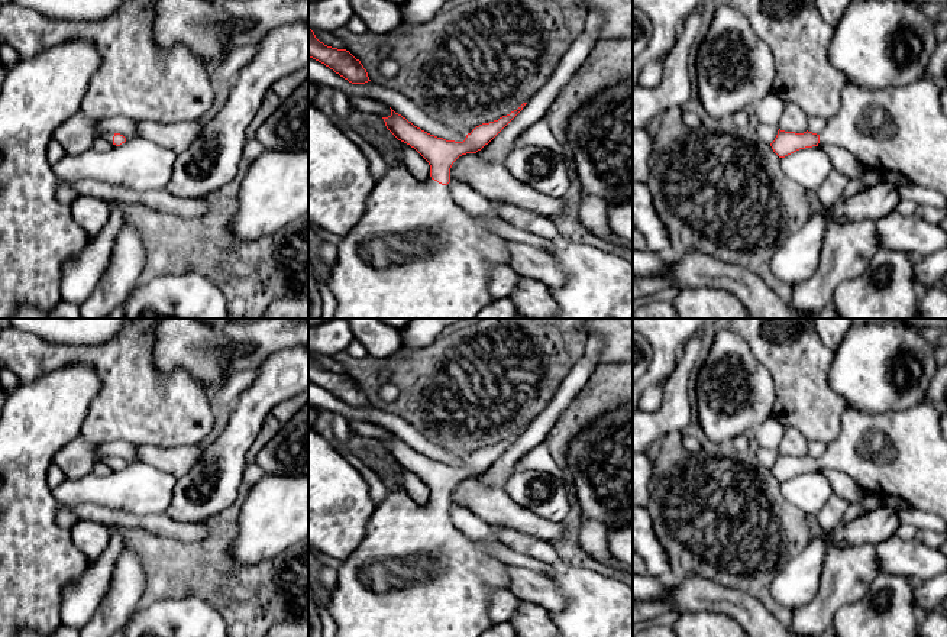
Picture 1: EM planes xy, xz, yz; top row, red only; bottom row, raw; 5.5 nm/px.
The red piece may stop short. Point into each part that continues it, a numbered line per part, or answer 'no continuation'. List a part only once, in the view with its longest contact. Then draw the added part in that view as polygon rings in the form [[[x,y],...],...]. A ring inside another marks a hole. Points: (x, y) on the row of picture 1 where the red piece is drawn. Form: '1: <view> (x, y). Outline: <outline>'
1: xz (414, 254). Outline: [[[390,166],[382,180],[371,188],[365,213],[337,245],[337,259],[327,278],[327,285],[336,298],[334,318],[476,318],[494,301],[488,287],[489,271],[495,265],[508,265],[510,242],[456,204],[446,185],[434,180],[421,182],[407,168]]]

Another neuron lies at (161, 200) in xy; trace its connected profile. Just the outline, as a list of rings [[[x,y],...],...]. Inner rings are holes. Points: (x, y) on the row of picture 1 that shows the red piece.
[[[77,180],[67,182],[80,195],[93,195],[116,206],[117,203],[138,203],[145,204],[153,210],[197,217],[206,214],[209,206],[198,198],[180,198],[169,194],[165,188],[135,191],[130,188],[106,184],[97,180]]]

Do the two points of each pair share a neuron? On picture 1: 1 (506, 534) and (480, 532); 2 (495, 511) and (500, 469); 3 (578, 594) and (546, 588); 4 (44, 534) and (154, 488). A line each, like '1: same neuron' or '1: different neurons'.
1: different neurons
2: different neurons
3: different neurons
4: different neurons

